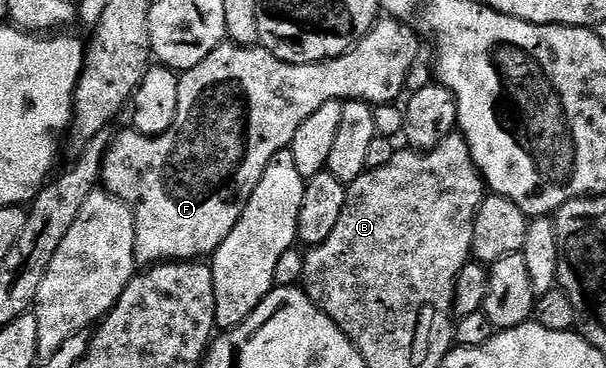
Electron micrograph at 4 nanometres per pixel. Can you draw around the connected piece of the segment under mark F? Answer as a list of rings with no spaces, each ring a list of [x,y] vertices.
[[[381,19],[358,45],[354,45],[343,55],[330,57],[328,61],[310,65],[292,65],[286,61],[280,61],[263,47],[226,43],[220,45],[215,51],[211,51],[211,55],[207,55],[207,59],[203,59],[203,63],[184,70],[180,74],[179,111],[175,115],[175,123],[171,123],[169,130],[158,137],[148,137],[138,133],[132,127],[126,128],[126,133],[112,140],[110,149],[106,153],[104,167],[101,169],[101,185],[120,201],[127,203],[130,207],[135,207],[135,259],[138,266],[152,267],[167,261],[195,261],[208,258],[213,254],[221,246],[223,239],[227,239],[227,235],[231,235],[235,223],[239,223],[255,187],[259,187],[259,179],[263,179],[263,171],[267,171],[267,163],[271,163],[271,159],[275,159],[275,155],[279,155],[279,151],[289,148],[291,139],[295,139],[295,131],[299,131],[299,127],[303,127],[304,121],[309,116],[315,115],[315,111],[319,111],[319,107],[323,107],[323,103],[332,101],[342,103],[366,101],[367,104],[374,107],[396,102],[397,96],[406,92],[407,75],[422,52],[420,39],[422,40],[418,30],[412,24],[400,19]]]

